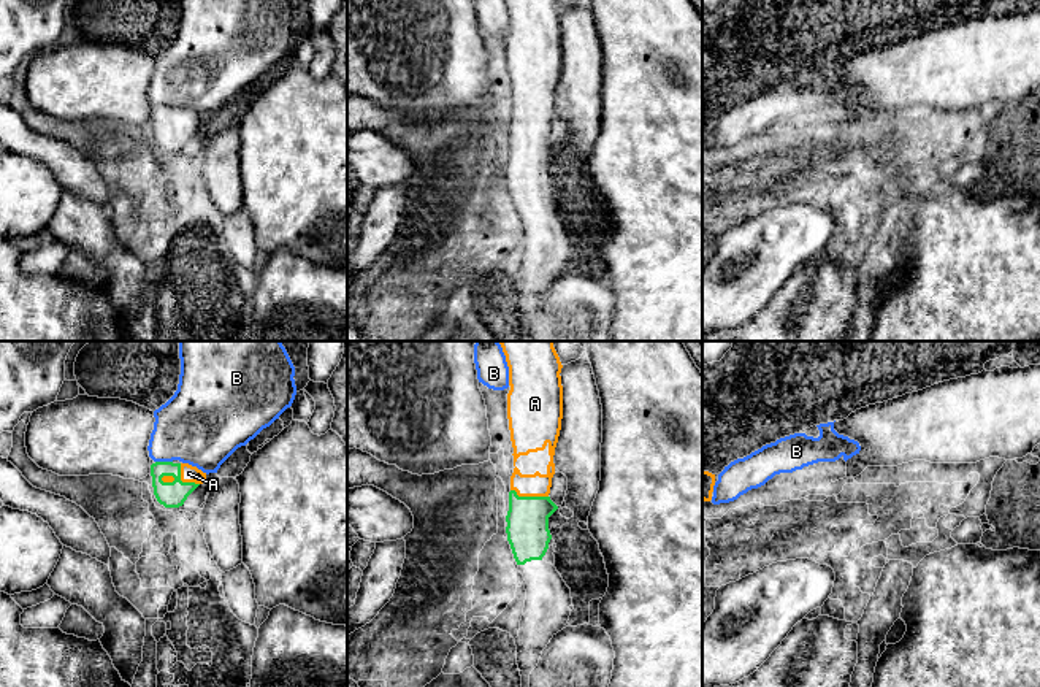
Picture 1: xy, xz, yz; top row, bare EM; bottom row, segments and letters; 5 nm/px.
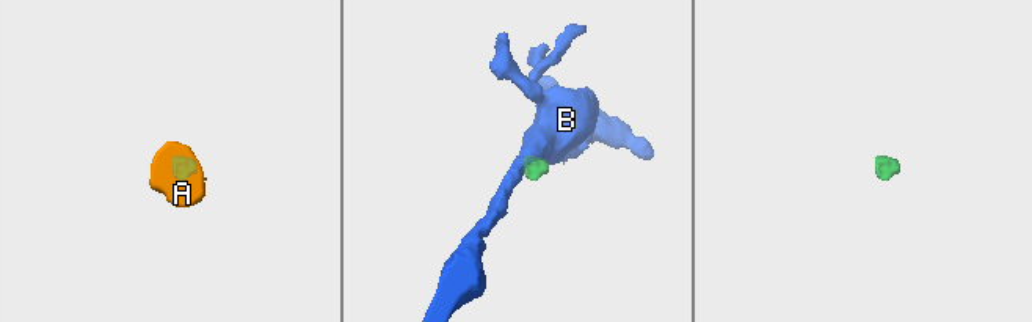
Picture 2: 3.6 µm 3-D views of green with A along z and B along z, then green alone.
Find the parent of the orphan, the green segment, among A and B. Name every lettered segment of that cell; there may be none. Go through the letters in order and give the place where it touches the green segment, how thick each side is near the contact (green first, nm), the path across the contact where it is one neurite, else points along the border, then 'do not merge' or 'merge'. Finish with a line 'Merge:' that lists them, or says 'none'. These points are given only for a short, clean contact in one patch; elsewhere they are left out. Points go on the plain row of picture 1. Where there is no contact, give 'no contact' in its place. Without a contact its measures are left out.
A: contact xz (530, 142); calibres 220 and 120 nm; way xz (528, 180), (530, 142), (536, 129); merge
B: contact xy (164, 107); calibres 130 and 400 nm; border xy (156, 105), (172, 107); do not merge
Merge: A

